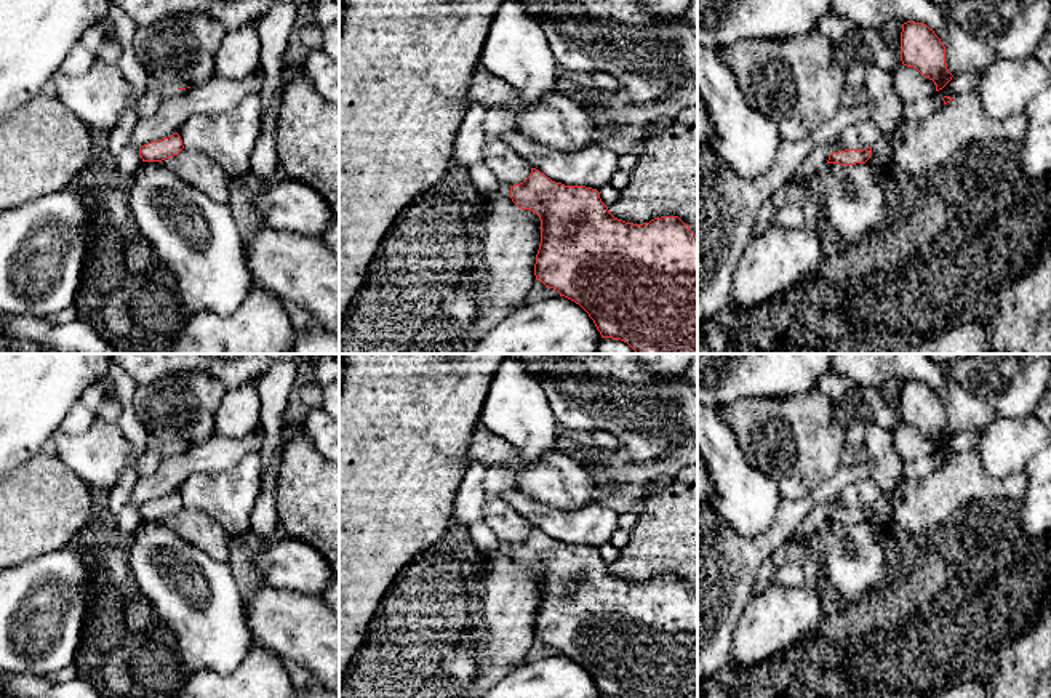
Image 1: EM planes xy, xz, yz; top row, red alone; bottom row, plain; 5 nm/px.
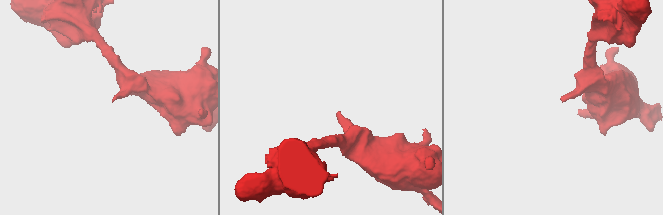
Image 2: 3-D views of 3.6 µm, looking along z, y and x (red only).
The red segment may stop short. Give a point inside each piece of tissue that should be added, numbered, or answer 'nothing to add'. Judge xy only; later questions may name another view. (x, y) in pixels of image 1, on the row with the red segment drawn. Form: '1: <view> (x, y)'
nothing to add

